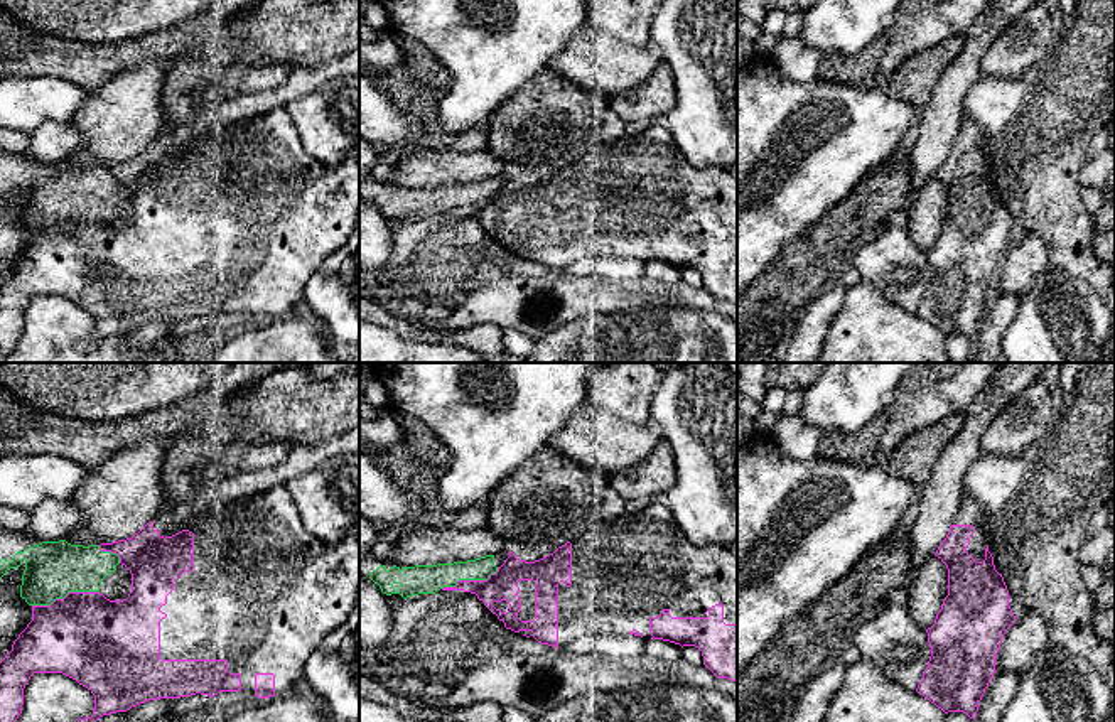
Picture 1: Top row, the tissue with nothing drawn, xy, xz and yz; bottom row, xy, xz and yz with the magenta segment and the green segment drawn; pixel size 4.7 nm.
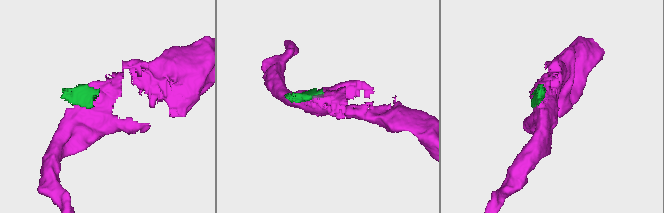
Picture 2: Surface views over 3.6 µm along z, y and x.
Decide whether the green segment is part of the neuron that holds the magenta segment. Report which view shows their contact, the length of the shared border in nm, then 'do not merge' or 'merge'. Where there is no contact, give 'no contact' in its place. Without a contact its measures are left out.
xy | 320 nm | do not merge

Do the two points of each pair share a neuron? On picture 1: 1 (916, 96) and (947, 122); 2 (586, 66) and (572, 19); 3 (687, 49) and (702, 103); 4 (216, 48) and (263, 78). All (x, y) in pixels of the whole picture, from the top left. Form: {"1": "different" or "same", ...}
{"1": "different", "2": "different", "3": "same", "4": "different"}

